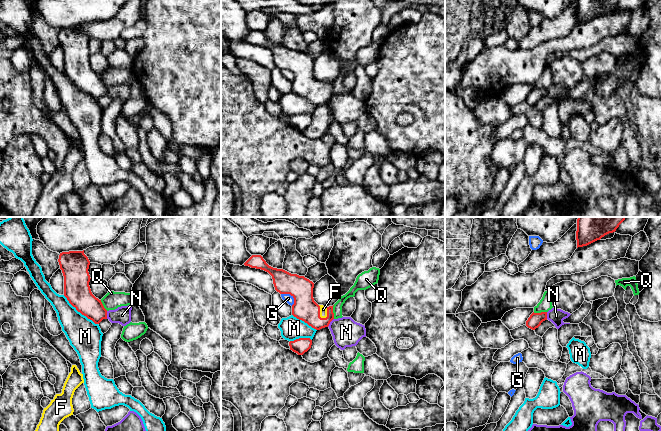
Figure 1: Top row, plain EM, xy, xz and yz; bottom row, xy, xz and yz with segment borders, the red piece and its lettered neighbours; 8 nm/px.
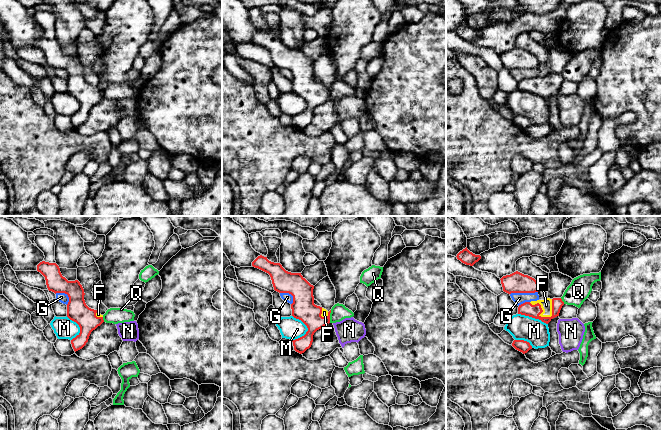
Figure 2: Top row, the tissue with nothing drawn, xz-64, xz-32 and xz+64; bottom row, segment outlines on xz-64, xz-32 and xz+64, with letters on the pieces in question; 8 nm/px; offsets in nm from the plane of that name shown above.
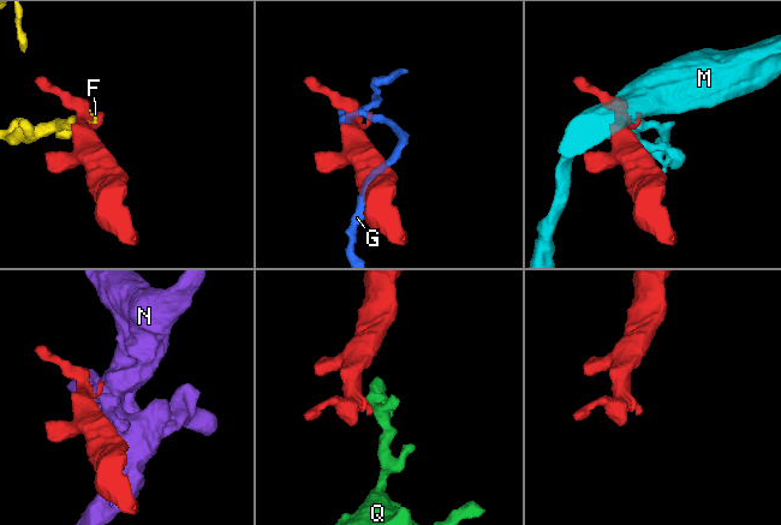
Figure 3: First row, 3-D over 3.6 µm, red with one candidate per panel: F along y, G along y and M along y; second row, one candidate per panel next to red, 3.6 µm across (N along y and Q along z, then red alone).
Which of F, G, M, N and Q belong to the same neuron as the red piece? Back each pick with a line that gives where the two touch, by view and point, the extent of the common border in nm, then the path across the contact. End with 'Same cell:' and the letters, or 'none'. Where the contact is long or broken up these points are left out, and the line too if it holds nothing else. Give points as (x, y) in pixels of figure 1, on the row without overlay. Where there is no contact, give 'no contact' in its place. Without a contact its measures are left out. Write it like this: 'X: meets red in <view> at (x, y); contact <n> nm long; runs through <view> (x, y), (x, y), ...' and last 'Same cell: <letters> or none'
F: meets red in xz at (319, 89); contact 130 nm long; runs through xz (304, 84), (311, 89), (319, 89), (323, 85)
Same cell: F

